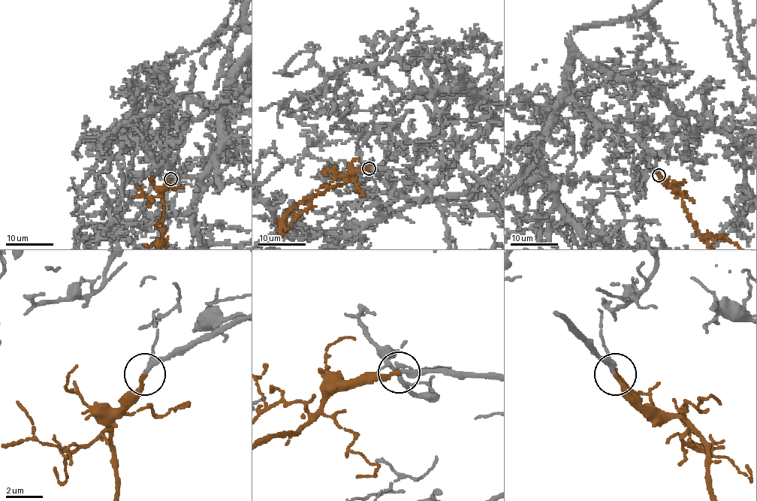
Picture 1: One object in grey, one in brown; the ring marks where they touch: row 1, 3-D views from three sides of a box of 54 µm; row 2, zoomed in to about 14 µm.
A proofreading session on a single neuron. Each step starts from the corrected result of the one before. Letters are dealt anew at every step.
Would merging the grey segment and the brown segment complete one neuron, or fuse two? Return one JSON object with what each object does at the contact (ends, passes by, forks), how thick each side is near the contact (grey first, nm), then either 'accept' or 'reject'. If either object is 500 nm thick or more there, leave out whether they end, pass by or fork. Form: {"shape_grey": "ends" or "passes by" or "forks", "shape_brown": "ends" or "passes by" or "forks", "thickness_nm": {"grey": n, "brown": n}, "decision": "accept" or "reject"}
{"shape_grey": "passes by", "shape_brown": "ends", "thickness_nm": {"grey": 220, "brown": 240}, "decision": "accept"}

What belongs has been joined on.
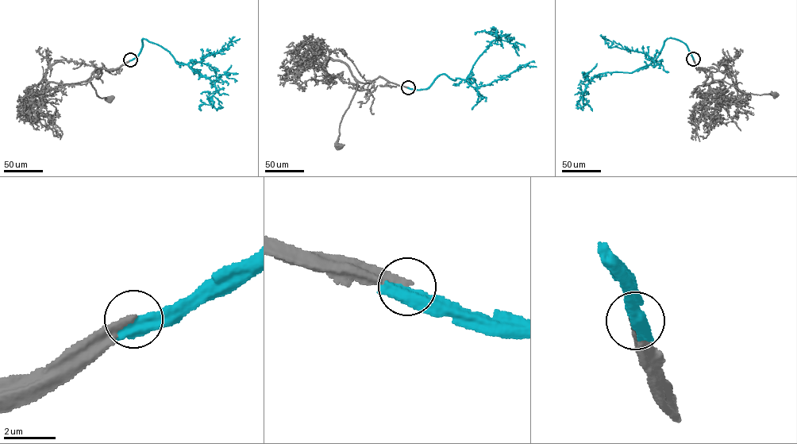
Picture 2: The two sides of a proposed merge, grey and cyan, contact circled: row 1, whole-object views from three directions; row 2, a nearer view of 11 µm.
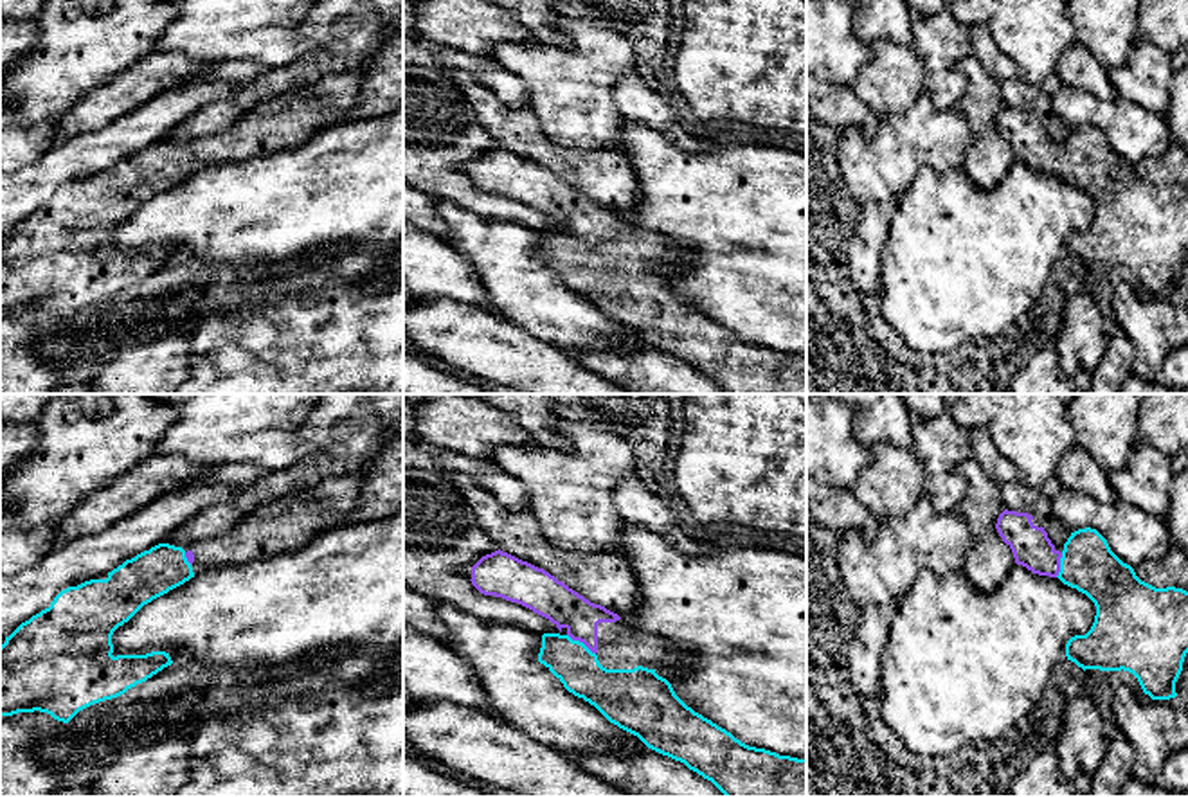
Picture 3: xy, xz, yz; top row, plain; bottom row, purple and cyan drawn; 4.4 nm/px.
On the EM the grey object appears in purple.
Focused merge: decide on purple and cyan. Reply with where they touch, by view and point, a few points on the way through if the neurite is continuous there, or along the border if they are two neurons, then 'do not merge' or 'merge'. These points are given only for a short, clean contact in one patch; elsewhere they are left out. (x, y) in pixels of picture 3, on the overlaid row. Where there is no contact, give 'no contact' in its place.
meets purple in xz at (582, 641); merge

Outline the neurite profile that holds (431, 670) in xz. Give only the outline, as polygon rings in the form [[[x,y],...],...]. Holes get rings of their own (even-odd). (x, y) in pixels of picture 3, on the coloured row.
[[[403,622],[403,712],[427,700],[446,700],[490,712],[473,667],[445,640]]]

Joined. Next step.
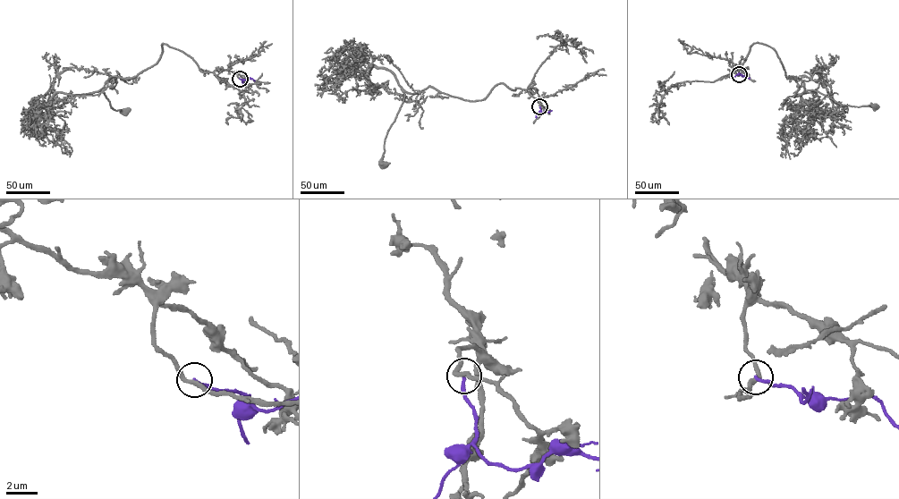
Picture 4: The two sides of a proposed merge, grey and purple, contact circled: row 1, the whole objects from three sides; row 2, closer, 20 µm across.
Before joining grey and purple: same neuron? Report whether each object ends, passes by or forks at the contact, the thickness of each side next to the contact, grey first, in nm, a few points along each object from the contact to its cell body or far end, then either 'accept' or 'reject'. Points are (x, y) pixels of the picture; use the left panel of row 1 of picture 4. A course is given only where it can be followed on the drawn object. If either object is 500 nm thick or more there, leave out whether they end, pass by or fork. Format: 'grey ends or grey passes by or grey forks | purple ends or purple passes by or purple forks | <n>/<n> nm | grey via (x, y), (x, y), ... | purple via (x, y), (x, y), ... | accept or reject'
grey passes by | purple ends | 280/190 nm | grey via (240, 78), (202, 71), (163, 43), (155, 64), (110, 77), (97, 92), (127, 110) | purple via (240, 78), (250, 77), (255, 80) | reject

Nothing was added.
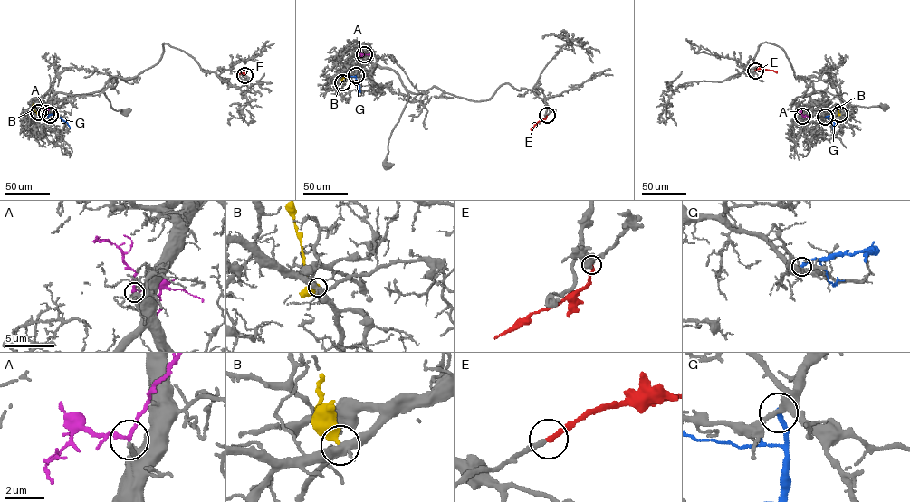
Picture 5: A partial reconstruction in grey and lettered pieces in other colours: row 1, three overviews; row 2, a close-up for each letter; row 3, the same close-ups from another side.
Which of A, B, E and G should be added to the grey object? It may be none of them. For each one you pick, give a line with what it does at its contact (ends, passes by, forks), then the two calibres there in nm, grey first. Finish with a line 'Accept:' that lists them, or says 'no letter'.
A: it passes by; calibres 180 and 200 nm
E: it ends; calibres 240 and 280 nm
Accept: A, E

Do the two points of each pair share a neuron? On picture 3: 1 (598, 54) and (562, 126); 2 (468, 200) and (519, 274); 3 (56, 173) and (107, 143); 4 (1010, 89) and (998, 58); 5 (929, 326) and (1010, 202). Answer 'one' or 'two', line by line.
1: one
2: two
3: one
4: one
5: one

